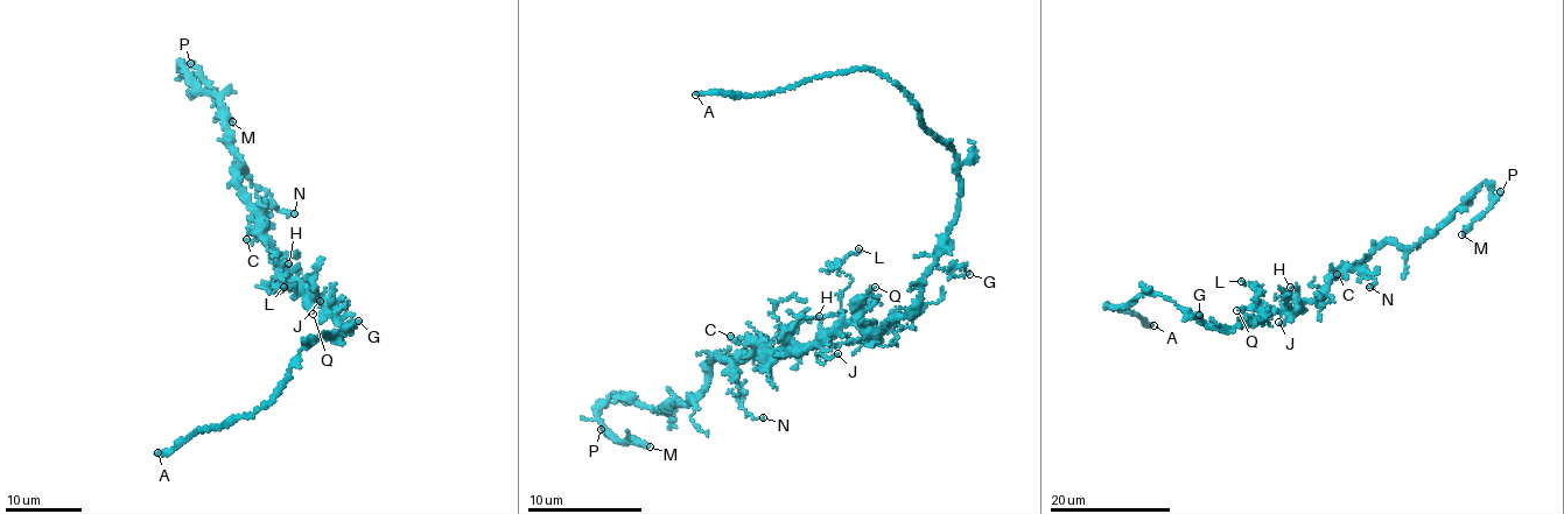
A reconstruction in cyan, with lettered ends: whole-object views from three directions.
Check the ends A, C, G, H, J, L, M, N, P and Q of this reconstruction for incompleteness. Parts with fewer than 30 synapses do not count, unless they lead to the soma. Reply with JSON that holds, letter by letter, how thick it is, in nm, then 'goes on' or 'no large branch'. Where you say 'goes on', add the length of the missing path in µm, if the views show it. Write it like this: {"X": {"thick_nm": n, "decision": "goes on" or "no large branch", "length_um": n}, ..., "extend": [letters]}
{"A": {"thick_nm": 170, "decision": "goes on", "length_um": 10}, "C": {"thick_nm": 190, "decision": "no large branch"}, "G": {"thick_nm": 110, "decision": "no large branch"}, "H": {"thick_nm": 90, "decision": "no large branch"}, "J": {"thick_nm": 120, "decision": "no large branch"}, "L": {"thick_nm": 90, "decision": "no large branch"}, "M": {"thick_nm": 200, "decision": "no large branch"}, "N": {"thick_nm": 140, "decision": "no large branch"}, "P": {"thick_nm": 170, "decision": "no large branch"}, "Q": {"thick_nm": 130, "decision": "no large branch"}, "extend": ["A"]}

